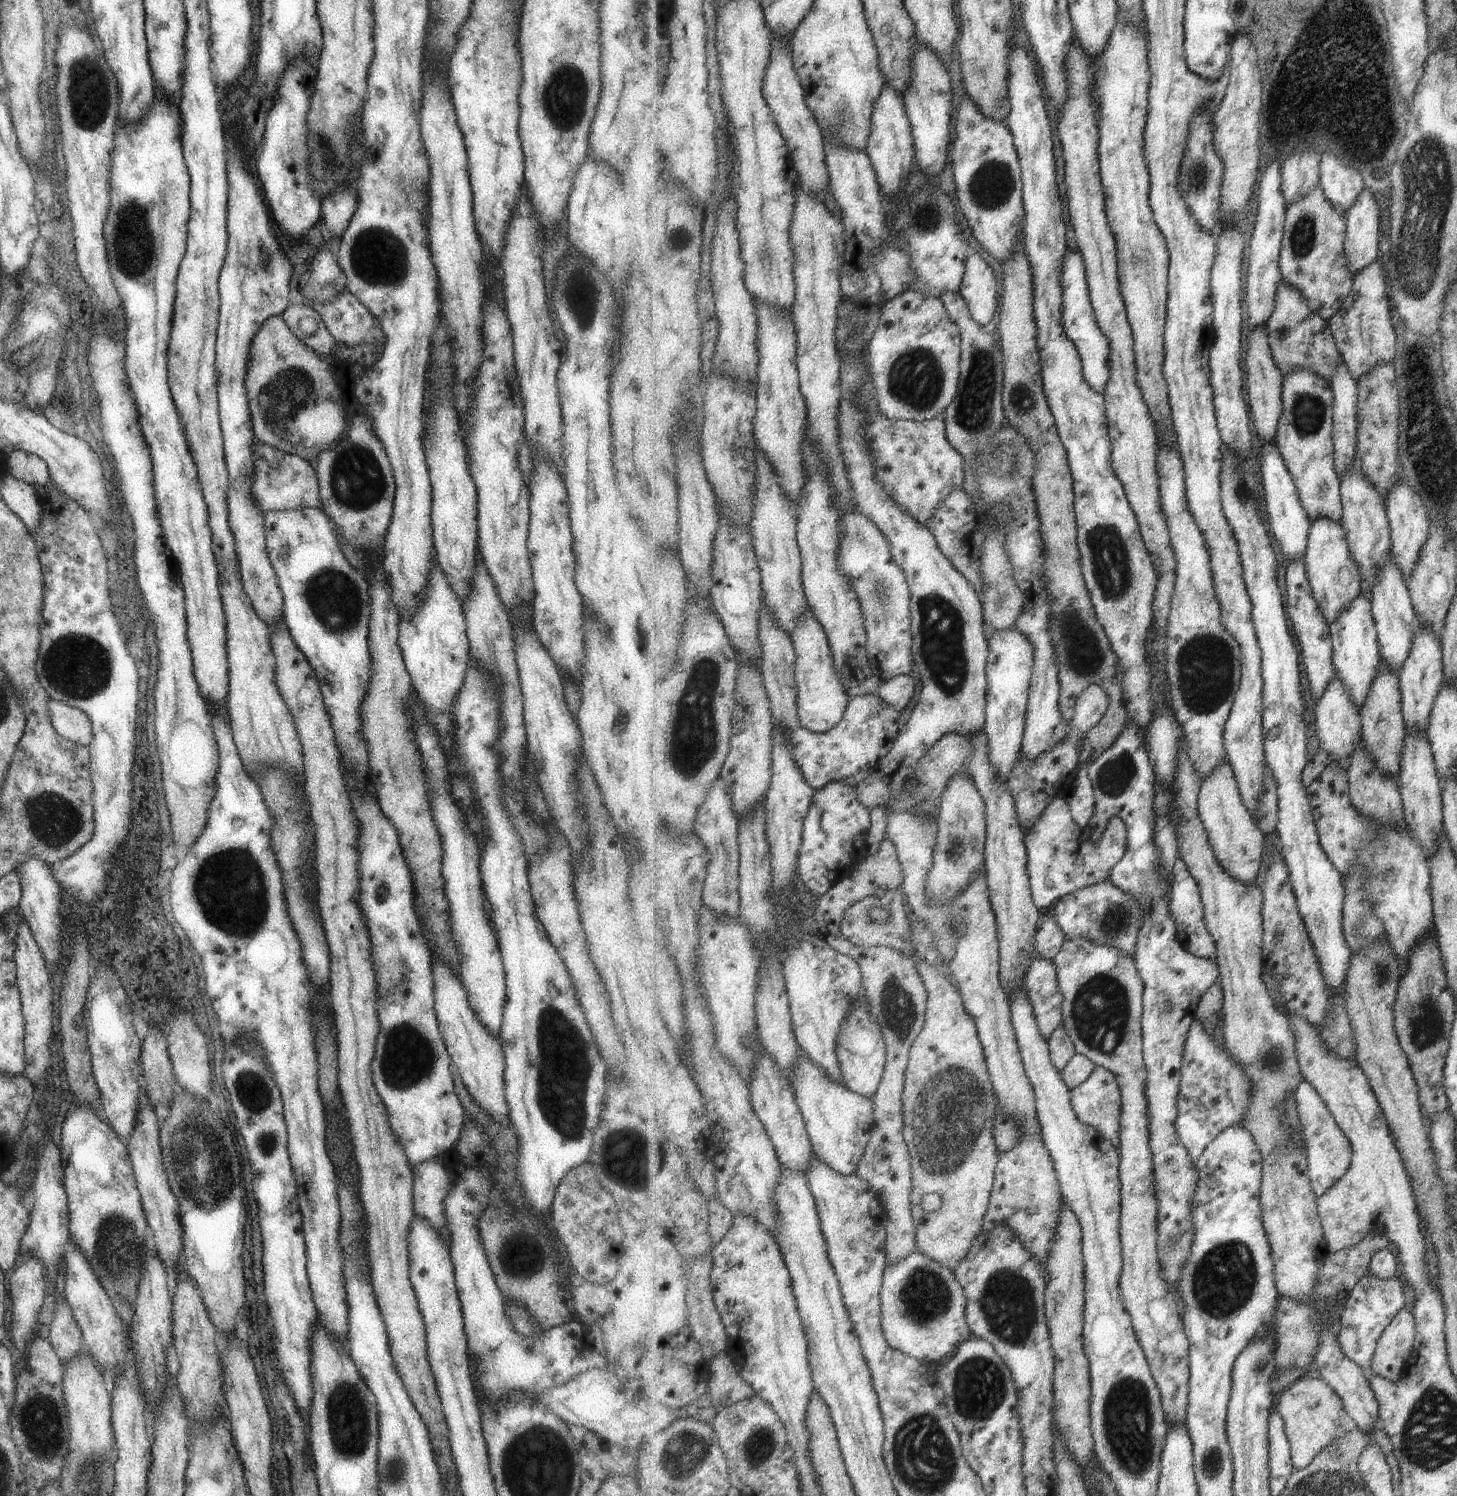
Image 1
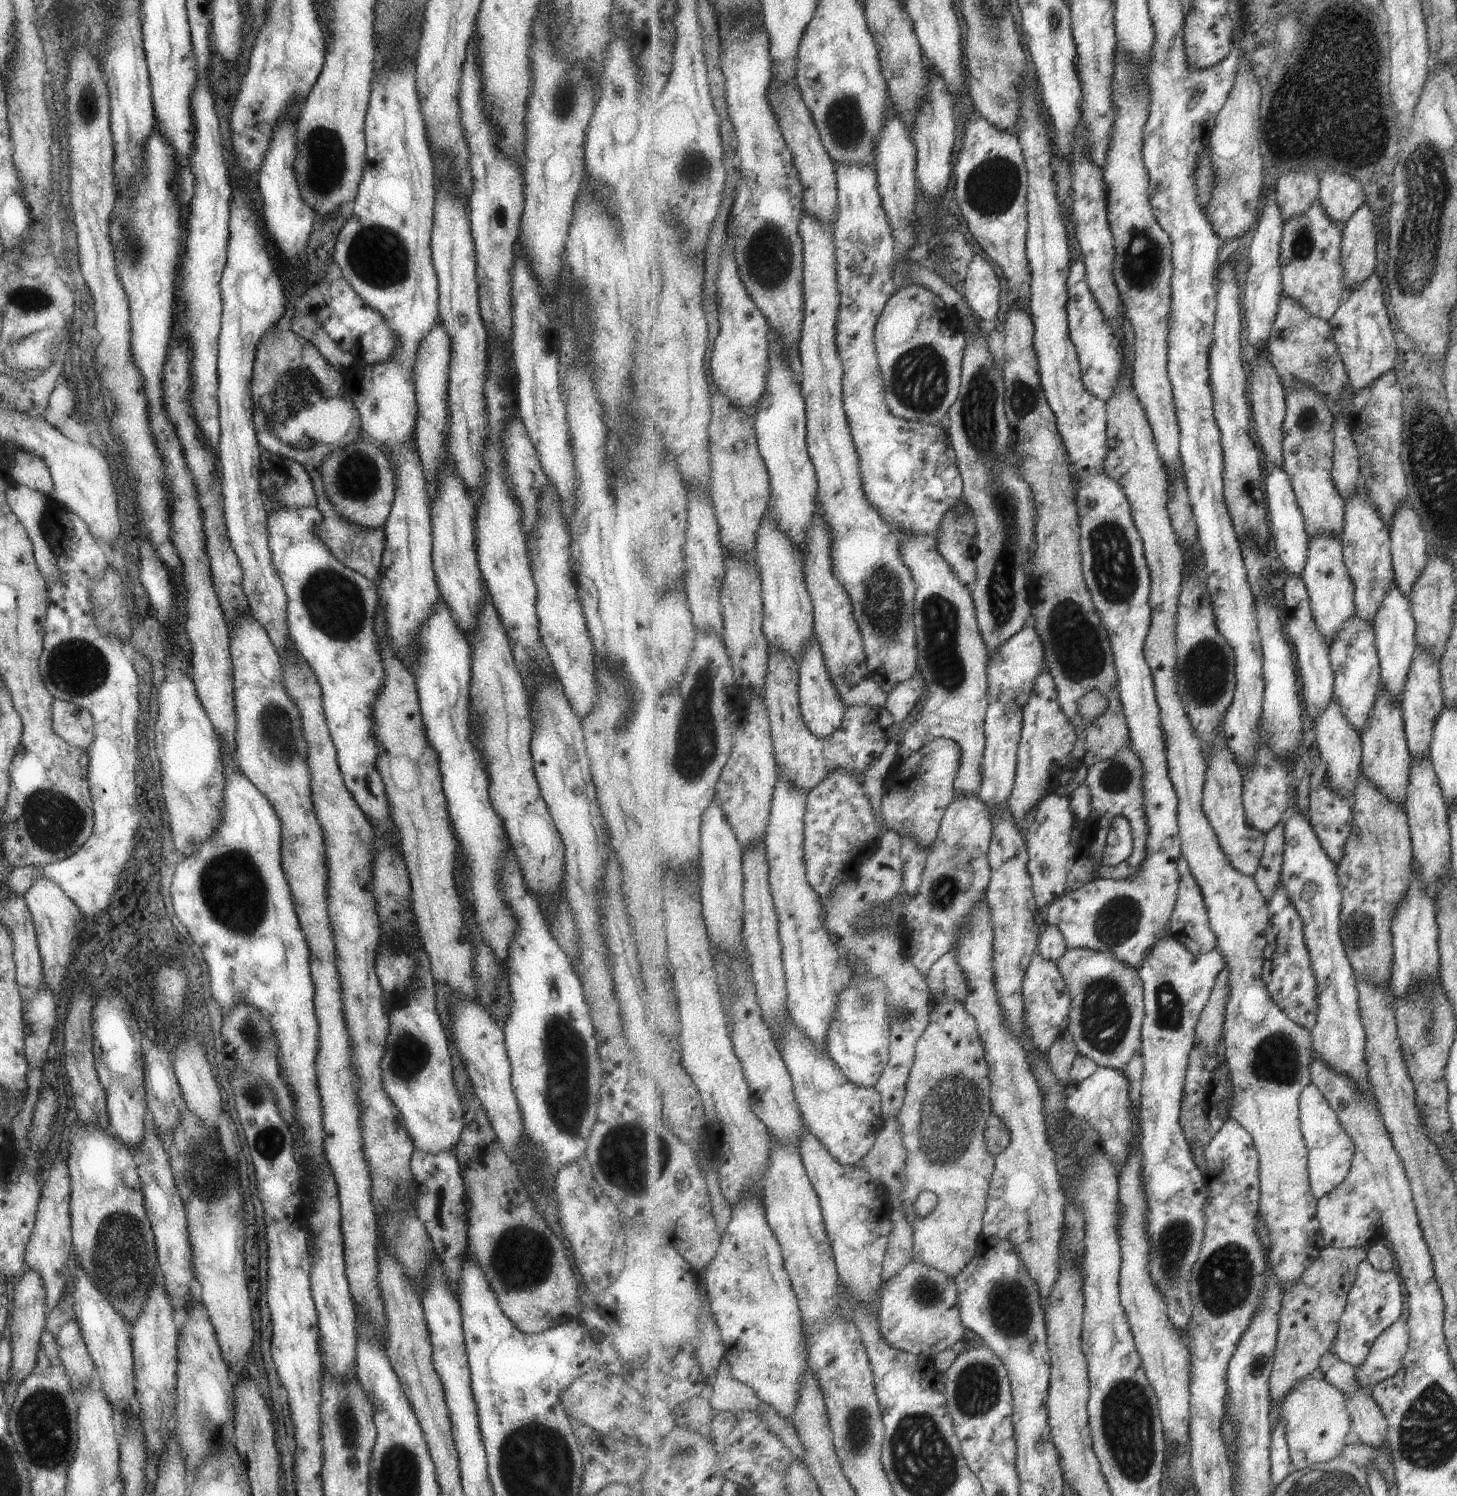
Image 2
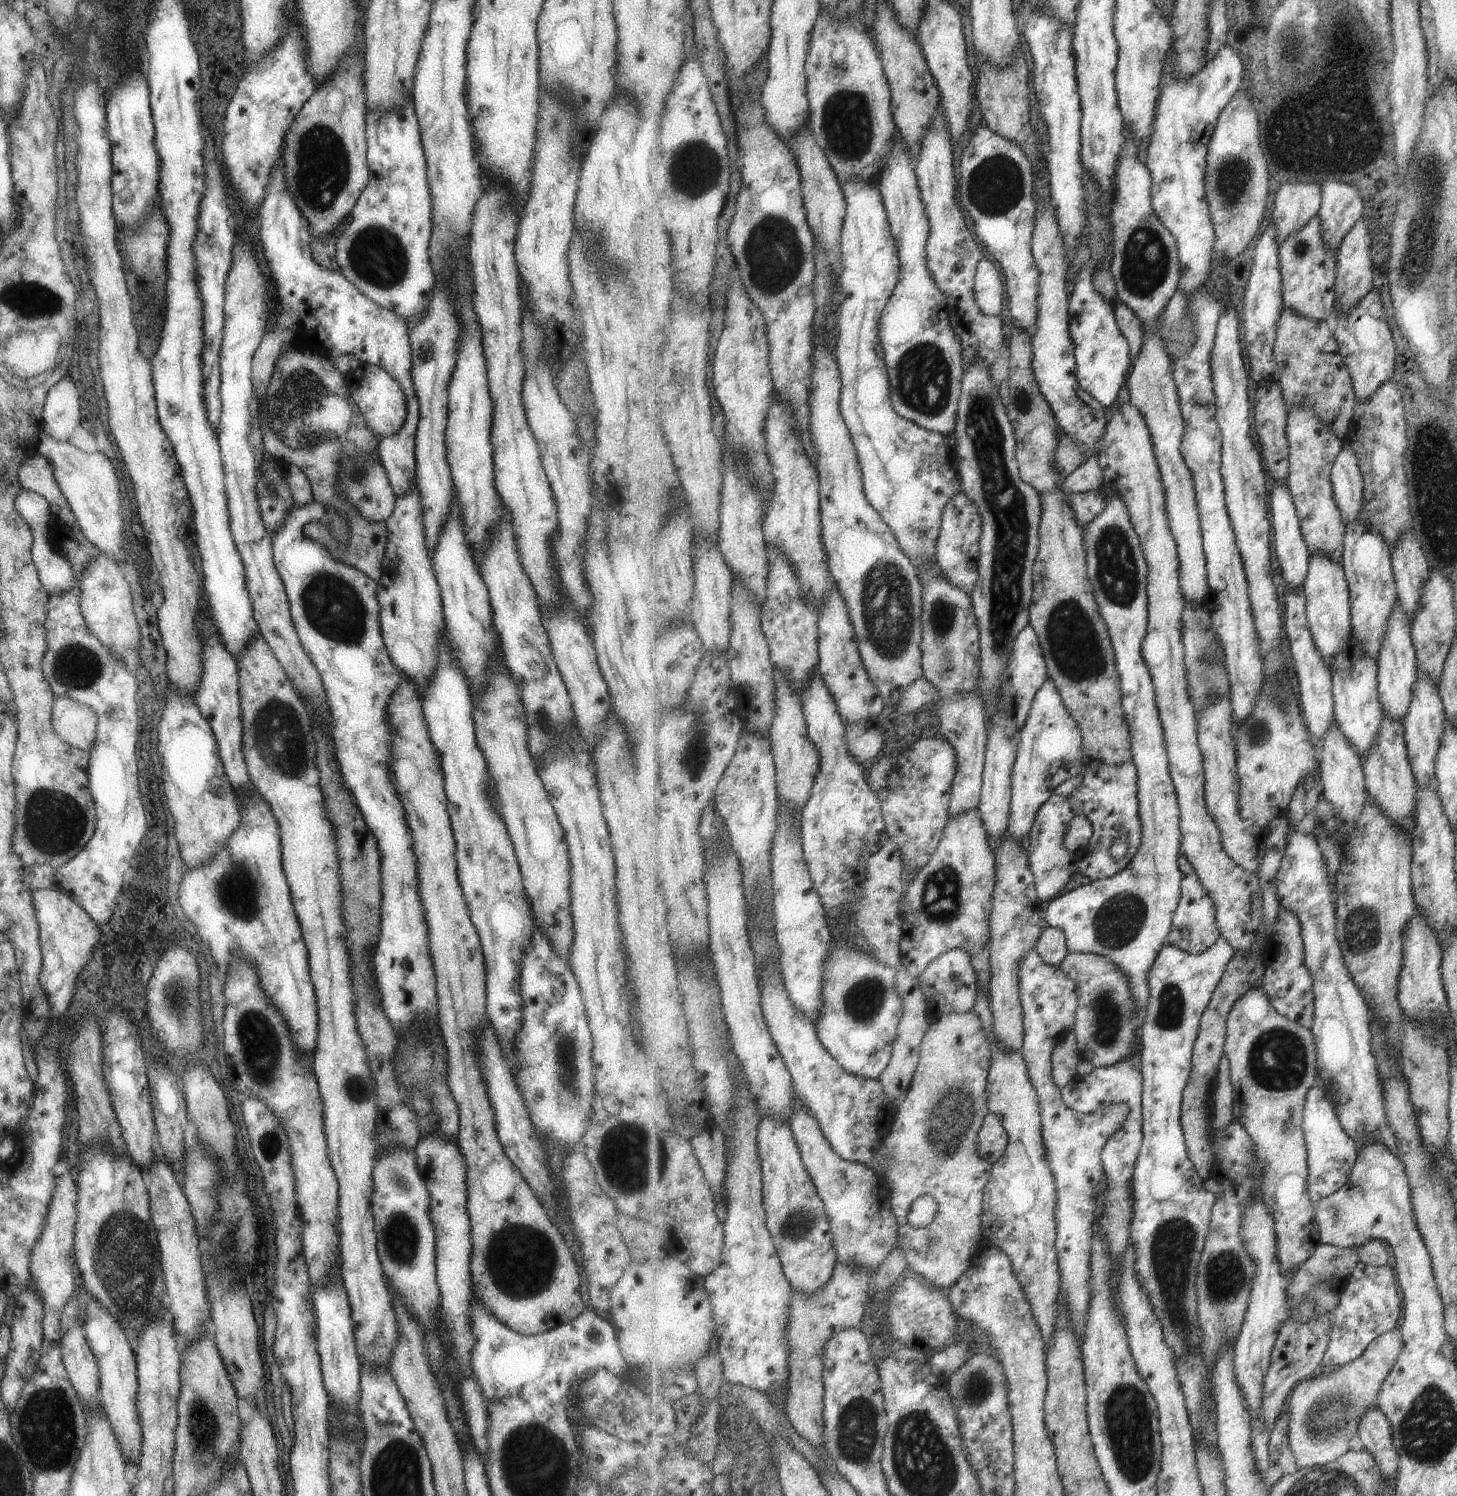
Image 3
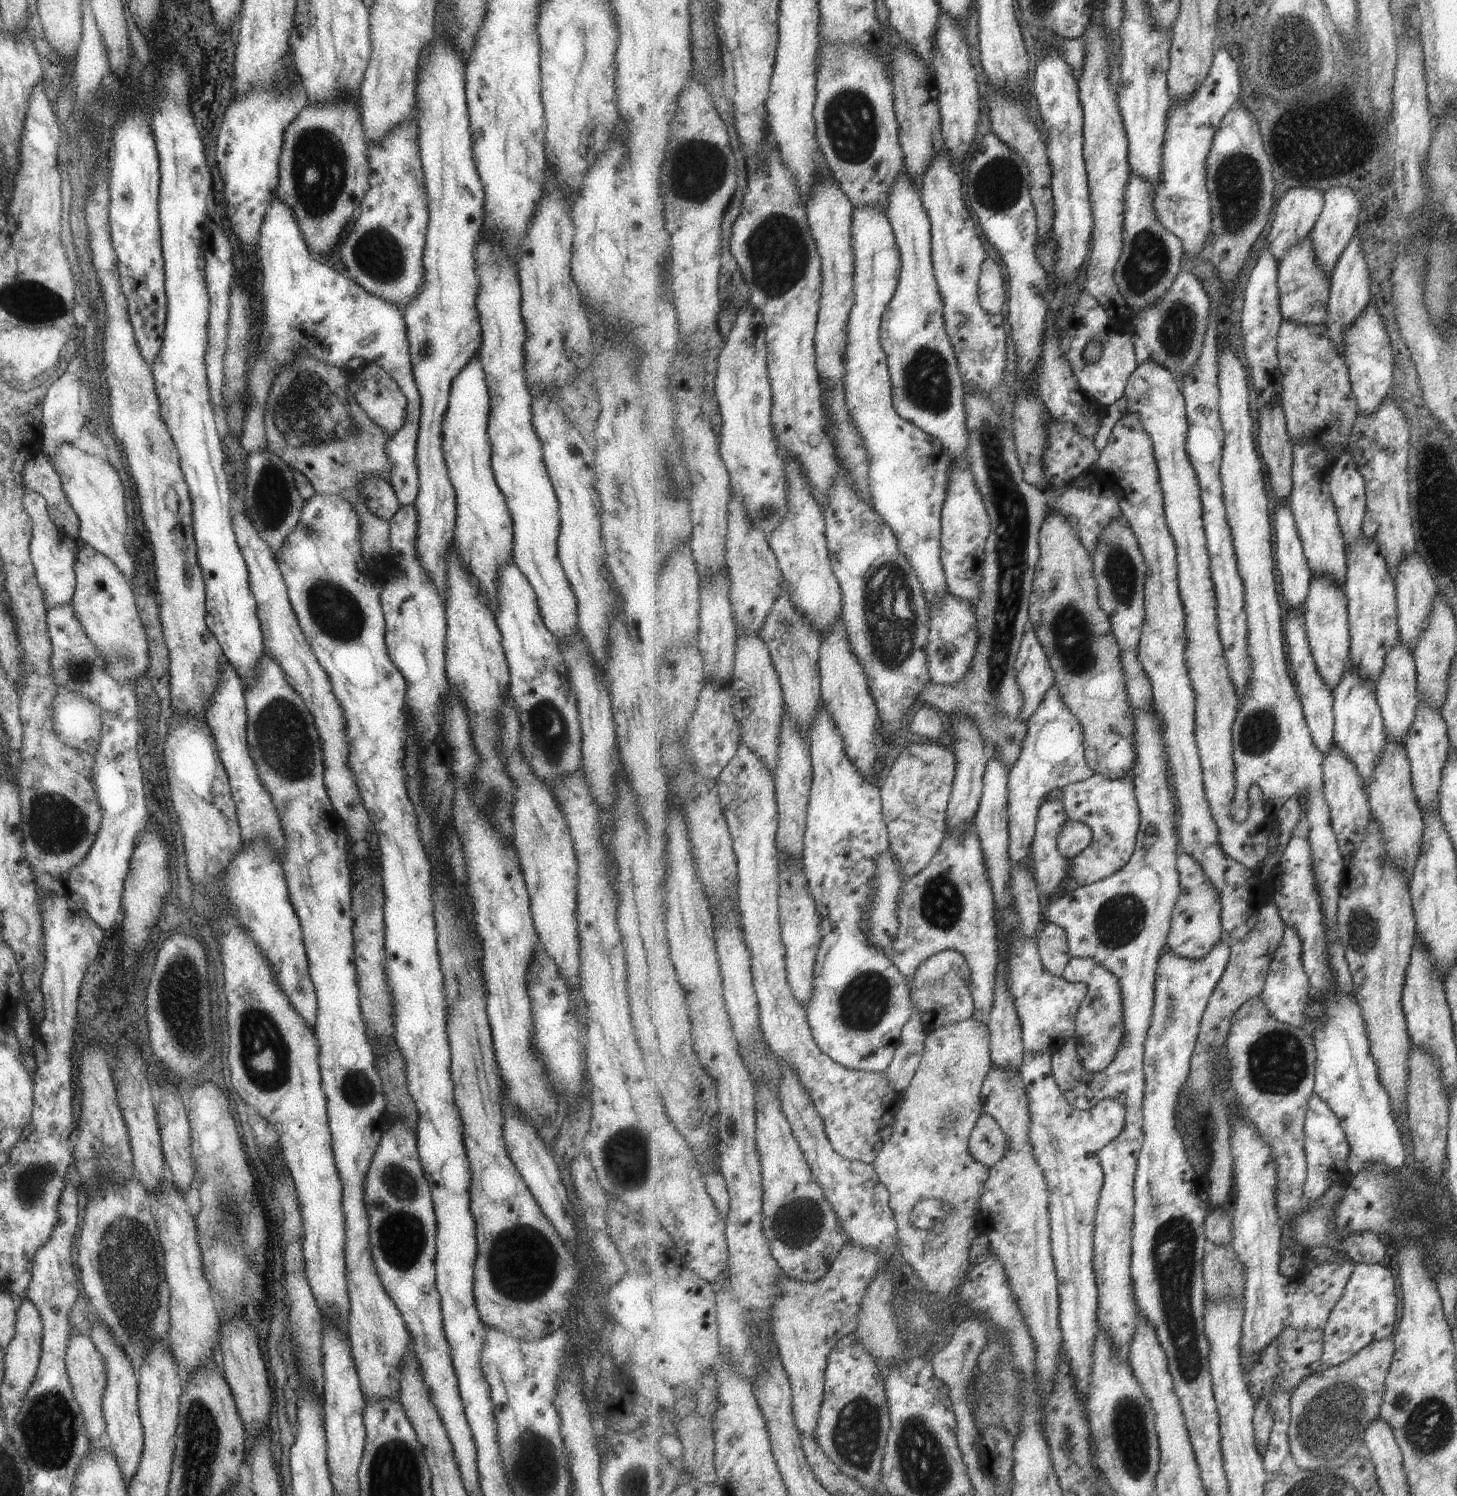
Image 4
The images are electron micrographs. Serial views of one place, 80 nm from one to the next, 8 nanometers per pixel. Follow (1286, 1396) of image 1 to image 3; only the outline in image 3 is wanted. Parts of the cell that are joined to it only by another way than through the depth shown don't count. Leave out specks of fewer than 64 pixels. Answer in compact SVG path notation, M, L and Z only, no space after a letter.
M1400 1328L1393 1332L1388 1331L1375 1339L1358 1359L1336 1367L1330 1374L1323 1372L1299 1383L1287 1402L1290 1421L1288 1442L1299 1469L1308 1468L1310 1470L1326 1464L1333 1464L1339 1460L1340 1456L1353 1452L1351 1444L1355 1444L1355 1436L1358 1436L1360 1423L1369 1411L1375 1407L1378 1408L1378 1398L1382 1394L1383 1382L1389 1376L1389 1372L1393 1370L1397 1359L1401 1356L1401 1348L1403 1347L1404 1342Z

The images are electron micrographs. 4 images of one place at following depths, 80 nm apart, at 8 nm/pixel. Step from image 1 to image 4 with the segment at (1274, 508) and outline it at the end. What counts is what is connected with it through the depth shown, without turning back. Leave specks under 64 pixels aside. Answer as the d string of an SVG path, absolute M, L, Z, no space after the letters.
M1281 501L1277 505L1275 517L1276 559L1278 560L1280 586L1283 591L1288 610L1304 608L1310 595L1310 584L1313 582L1314 572L1304 552L1302 538L1299 536L1298 524L1294 517L1289 501Z

